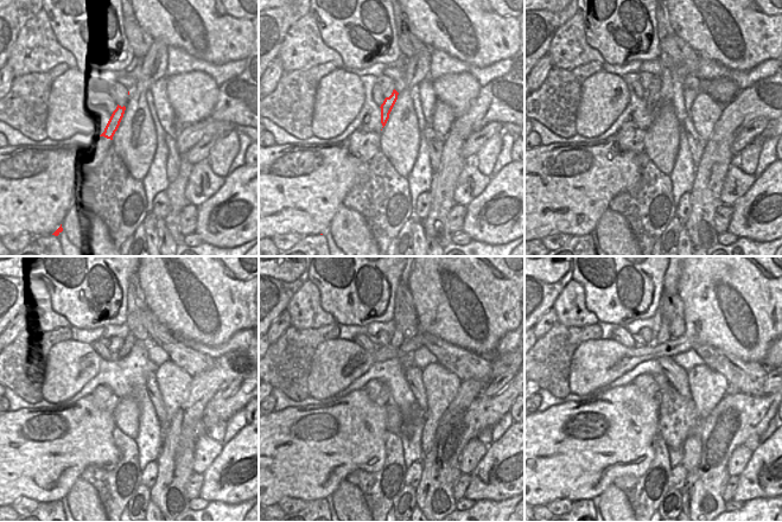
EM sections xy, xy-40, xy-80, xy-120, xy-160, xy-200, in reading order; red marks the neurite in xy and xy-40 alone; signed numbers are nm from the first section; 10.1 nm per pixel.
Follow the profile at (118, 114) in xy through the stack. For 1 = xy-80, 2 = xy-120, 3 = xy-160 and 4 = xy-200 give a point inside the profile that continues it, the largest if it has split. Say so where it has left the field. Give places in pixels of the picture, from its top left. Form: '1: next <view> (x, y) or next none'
1: next xy-80 (653, 94)
2: next xy-120 (128, 342)
3: next xy-160 (396, 338)
4: next xy-200 (663, 335)

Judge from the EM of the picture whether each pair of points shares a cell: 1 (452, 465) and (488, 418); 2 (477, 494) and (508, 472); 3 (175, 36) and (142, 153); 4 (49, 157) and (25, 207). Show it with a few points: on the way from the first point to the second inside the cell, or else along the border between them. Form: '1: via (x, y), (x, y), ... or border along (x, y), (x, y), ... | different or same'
1: via (456, 452), (458, 441), (475, 425) | same
2: via (485, 485), (503, 481) | same
3: border along (154, 39), (160, 39), (167, 46) | different
4: via (49, 169), (49, 172), (26, 195) | same

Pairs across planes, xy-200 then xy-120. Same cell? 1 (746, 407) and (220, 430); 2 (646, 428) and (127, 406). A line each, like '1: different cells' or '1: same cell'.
1: different cells
2: different cells

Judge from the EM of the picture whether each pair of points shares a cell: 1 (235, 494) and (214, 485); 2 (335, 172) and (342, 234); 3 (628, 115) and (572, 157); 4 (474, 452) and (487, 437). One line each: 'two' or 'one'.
1: one
2: two
3: two
4: two

